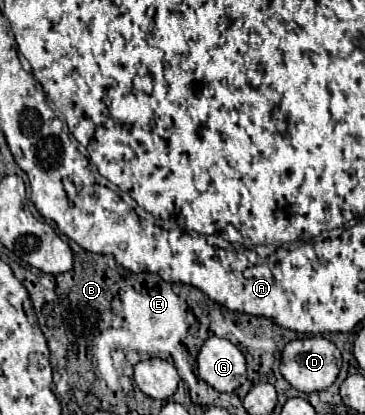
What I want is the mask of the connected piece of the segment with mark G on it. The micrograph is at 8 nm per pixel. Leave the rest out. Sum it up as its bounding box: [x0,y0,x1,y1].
[196,338,246,392]

